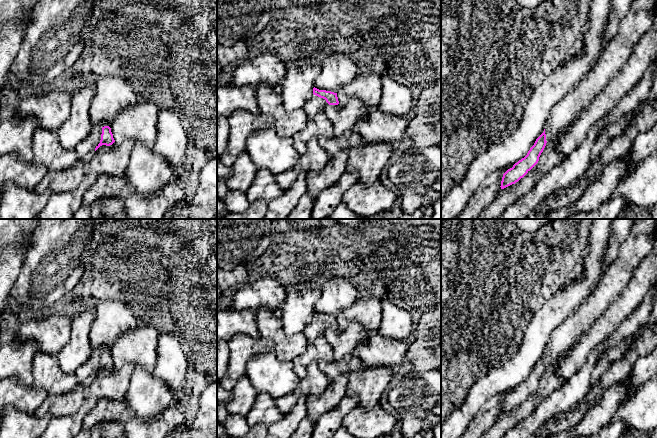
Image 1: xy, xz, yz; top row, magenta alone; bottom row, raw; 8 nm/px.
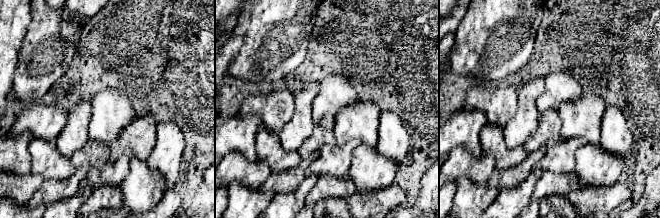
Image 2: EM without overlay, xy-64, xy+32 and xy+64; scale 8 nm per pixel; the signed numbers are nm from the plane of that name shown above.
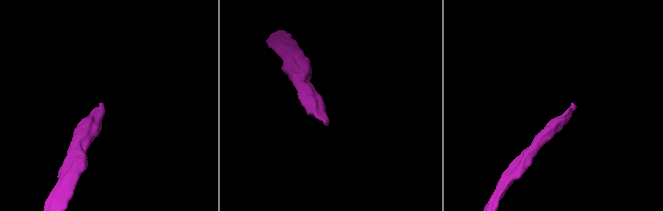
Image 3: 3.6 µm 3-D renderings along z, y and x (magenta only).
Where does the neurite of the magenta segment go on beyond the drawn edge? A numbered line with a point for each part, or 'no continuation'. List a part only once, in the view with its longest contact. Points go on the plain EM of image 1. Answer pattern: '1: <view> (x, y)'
1: xy (89, 368)

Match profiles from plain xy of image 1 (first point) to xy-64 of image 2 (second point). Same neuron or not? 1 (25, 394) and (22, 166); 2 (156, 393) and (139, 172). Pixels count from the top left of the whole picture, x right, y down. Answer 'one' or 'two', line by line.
1: two
2: one

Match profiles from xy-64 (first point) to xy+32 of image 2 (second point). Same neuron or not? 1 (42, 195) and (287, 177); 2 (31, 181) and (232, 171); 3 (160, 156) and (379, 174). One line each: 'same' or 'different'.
1: same
2: same
3: different

